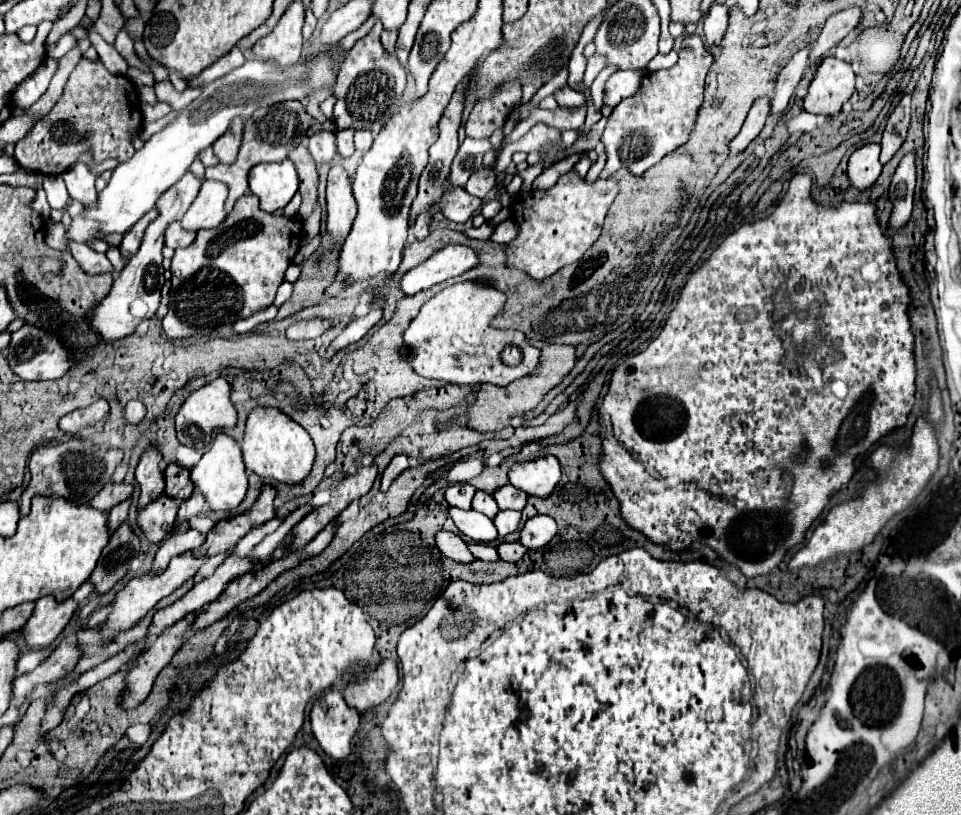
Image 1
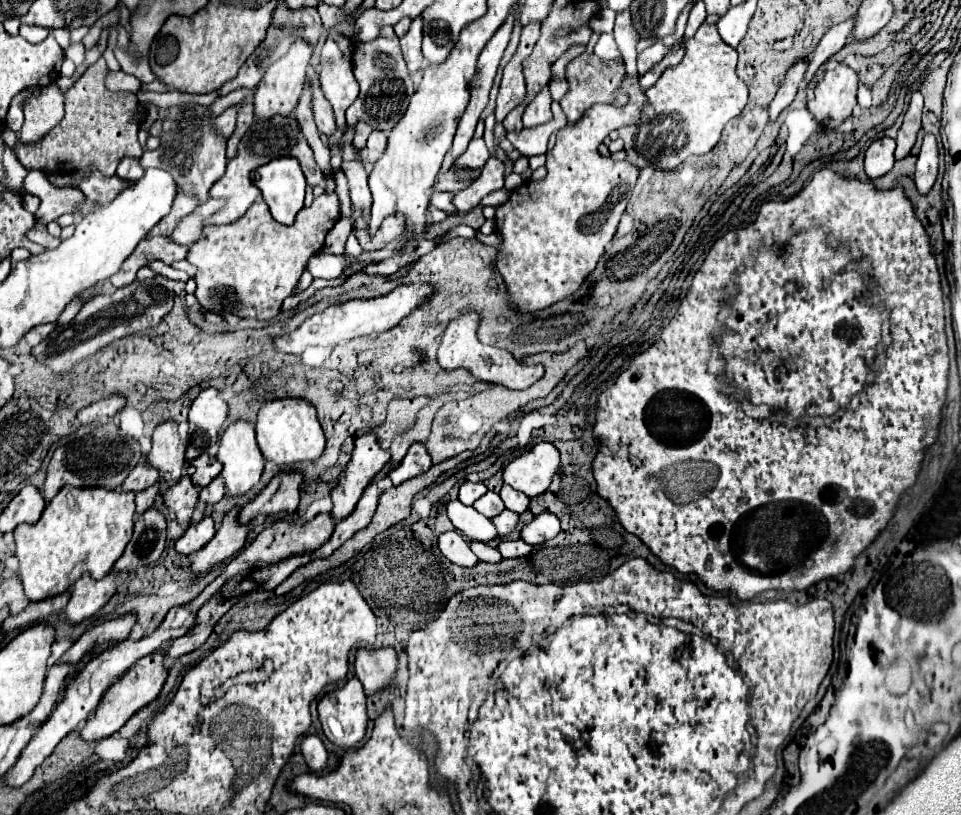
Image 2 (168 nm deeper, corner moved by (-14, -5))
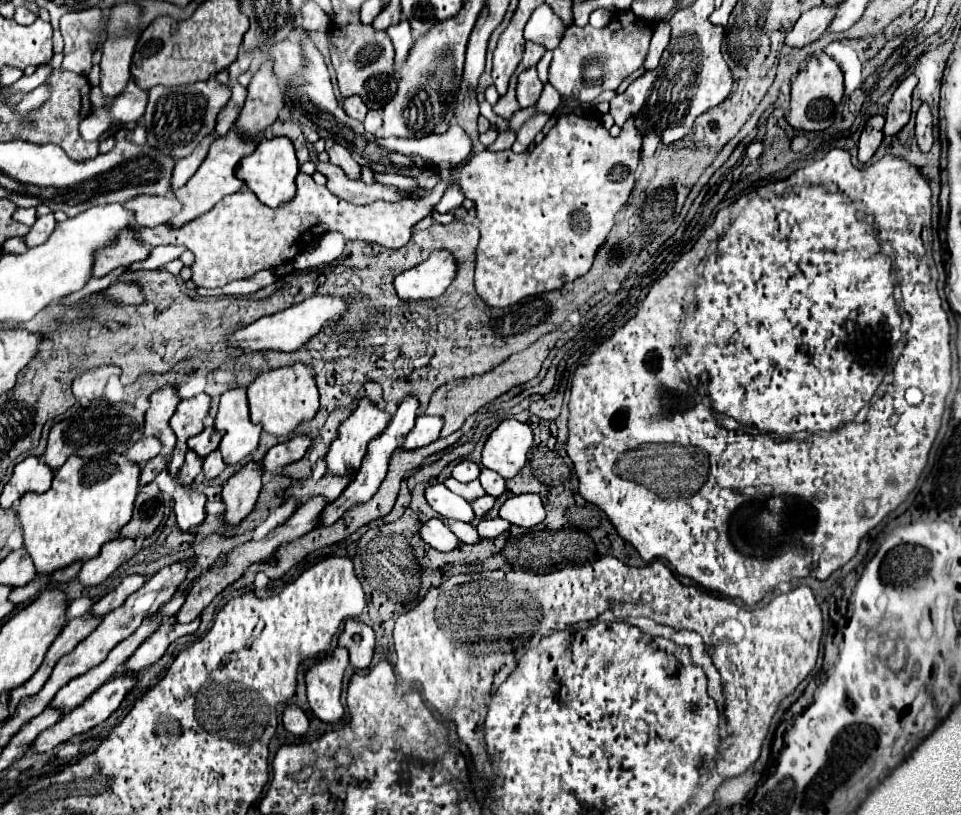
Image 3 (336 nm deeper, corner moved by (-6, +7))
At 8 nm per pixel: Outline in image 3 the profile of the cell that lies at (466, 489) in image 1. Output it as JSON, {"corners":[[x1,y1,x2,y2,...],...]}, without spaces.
{"corners":[[463,460,453,468,453,478,459,482,471,482,471,480,479,478,479,466,475,462]]}

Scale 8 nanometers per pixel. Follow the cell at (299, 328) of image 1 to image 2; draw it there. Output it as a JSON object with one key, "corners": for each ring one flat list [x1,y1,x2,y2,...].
{"corners":[[401,284,393,292,379,296,379,298,347,300,347,302,341,302,341,304,331,304,327,310,307,318,297,330,275,336,273,338,275,350,279,350,283,354,303,354,305,346,333,348,341,340,351,340,351,338,373,334,373,332,377,332,377,334,387,332,393,326,397,326,401,322,401,318,405,318,411,310,423,306,433,296,433,292,435,290,429,284]]}

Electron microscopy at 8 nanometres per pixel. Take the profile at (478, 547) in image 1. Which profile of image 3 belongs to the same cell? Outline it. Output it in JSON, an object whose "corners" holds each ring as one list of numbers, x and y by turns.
{"corners":[[453,522,449,528,455,532,455,536,457,536,463,544,477,544,477,540,481,540,481,536,477,534,477,530,475,530,471,524]]}

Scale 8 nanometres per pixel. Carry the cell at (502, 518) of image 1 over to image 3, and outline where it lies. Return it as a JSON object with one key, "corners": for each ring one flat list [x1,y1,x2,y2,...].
{"corners":[[487,494,487,496,483,496,483,498,475,500,475,502,471,502,471,506,473,506,477,518,485,518,485,516,489,514,489,510,495,506,495,498]]}

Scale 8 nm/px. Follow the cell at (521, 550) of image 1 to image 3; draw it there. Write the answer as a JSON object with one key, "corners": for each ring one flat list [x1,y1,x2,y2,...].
{"corners":[[495,518,495,520,481,520,479,526,477,526,477,532,479,532,481,538,495,538,509,528,511,528,511,524,507,520]]}

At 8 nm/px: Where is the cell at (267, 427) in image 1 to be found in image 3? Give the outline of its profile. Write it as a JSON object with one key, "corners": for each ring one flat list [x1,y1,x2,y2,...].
{"corners":[[295,364,291,368,277,368,257,376,255,382,247,388,251,422,261,424,263,430,273,436,289,438,299,424,311,420,319,410,319,392,313,376,315,372,305,364]]}

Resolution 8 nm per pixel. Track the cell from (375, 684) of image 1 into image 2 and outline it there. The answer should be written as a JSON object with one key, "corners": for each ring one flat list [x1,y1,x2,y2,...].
{"corners":[[359,648,355,654,355,674,367,696,387,686,397,672,397,654,393,648]]}

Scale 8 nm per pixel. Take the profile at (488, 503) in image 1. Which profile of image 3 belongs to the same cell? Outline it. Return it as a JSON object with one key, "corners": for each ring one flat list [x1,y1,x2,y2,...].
{"corners":[[449,478,449,480,445,480,445,486,447,486,451,492,455,492,455,494,463,496,463,498,465,498,465,500,469,500,469,502,473,502,473,500,477,500,477,498,485,496,483,486,479,484,479,480,473,480,473,482,463,484,463,482,455,482,453,478]]}

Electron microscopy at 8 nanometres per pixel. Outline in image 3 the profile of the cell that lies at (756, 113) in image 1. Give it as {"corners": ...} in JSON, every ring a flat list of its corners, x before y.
{"corners":[[813,8,813,10,805,12,797,20,793,30,787,34,785,44,793,46,793,48,801,48,801,46,811,44,827,30,833,14,835,14,835,8]]}

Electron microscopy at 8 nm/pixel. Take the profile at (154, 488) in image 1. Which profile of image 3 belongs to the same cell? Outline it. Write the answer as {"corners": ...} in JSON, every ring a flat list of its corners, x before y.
{"corners":[[165,386,157,392,153,392,149,402,151,402,151,406,145,414,145,436,159,438,163,444,161,454,171,456,171,452,175,448,175,434,169,428,169,420,175,414,175,408,181,402,181,398,177,396,177,390,173,386]]}

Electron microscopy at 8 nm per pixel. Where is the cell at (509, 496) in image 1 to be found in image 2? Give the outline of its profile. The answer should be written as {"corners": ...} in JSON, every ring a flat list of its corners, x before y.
{"corners":[[503,484,499,496,501,496,501,500,505,502,505,508,511,510,511,512,521,514,521,512,525,512,525,510,529,508,529,498,527,498,523,492,513,490,513,488,507,486,507,484]]}

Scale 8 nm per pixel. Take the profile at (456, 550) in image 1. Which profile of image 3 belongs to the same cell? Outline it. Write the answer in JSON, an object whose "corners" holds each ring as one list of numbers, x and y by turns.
{"corners":[[431,518,427,524,423,524,421,538,429,546,433,546,435,550,441,550,441,552,451,552,451,548,457,548,457,544,459,544,459,540,451,532,451,528,445,522,441,522,439,518]]}

